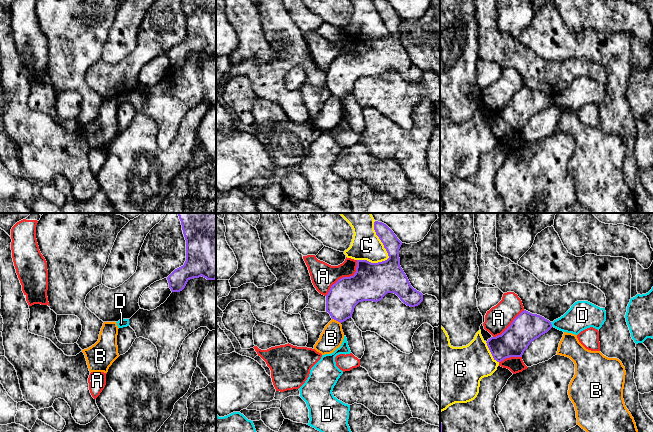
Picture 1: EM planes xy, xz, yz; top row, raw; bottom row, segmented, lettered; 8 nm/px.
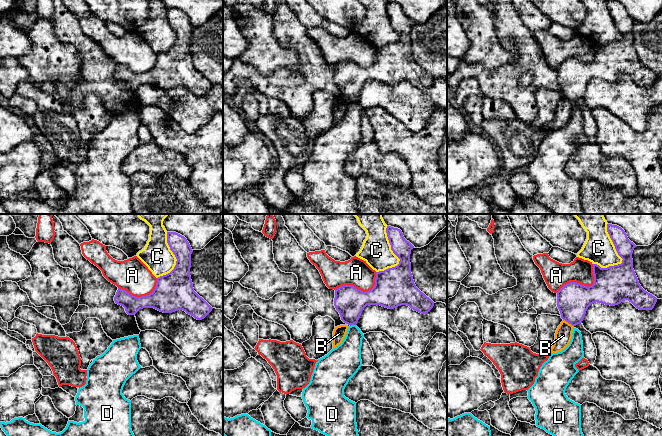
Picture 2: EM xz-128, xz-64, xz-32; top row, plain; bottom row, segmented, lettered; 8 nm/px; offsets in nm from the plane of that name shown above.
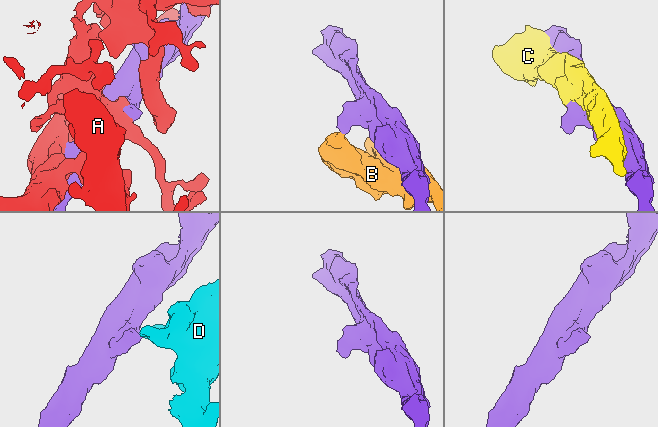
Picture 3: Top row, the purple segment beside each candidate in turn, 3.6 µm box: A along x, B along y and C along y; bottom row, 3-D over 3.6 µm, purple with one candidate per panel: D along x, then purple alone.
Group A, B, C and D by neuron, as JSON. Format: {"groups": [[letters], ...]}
{"groups": [["A"], ["B"], ["C"], ["D"]]}

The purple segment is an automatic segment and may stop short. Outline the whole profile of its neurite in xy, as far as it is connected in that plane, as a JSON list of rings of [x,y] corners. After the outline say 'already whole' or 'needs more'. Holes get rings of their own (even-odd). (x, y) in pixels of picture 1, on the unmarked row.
[[[181,0],[186,16],[186,37],[168,53],[172,68],[182,67],[193,54],[216,55],[216,0]]]; already whole

